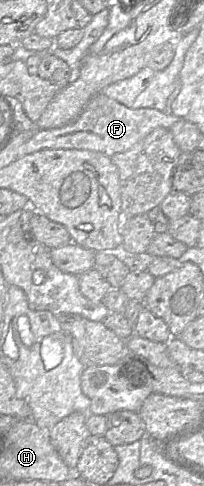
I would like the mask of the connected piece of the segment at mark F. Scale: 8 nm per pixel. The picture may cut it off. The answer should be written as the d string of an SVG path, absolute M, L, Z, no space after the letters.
M99 93L85 105L79 116L67 125L37 129L19 148L19 157L46 149L79 149L100 152L108 157L129 150L157 128L169 129L178 117L151 108L134 109Z

